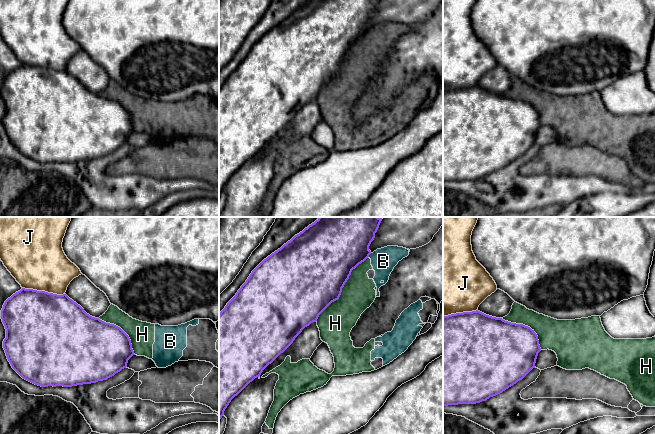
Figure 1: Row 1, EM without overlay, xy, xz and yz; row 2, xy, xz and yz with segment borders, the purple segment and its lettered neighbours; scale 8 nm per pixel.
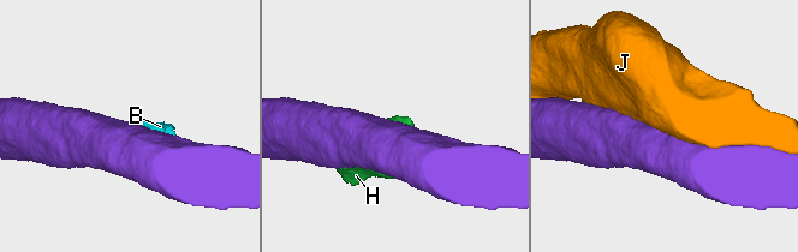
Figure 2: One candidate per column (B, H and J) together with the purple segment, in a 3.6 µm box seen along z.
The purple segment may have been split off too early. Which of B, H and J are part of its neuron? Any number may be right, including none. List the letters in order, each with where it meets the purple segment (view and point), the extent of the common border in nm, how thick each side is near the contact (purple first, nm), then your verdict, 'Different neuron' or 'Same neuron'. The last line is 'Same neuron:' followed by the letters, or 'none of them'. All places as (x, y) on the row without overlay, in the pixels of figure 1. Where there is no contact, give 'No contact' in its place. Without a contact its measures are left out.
B: Touches purple at xz (369, 30). Shared border 40 nm. Thickness 400 nm (purple) against 200 nm. Different neuron
H: Touches purple at xz (341, 65). Shared border 700 nm. Thickness 500 nm (purple) against 260 nm. Different neuron
J: Touches purple at xy (43, 67). Shared border 340 nm. Thickness 500 nm (purple) against 460 nm. Different neuron
Same neuron: none of them

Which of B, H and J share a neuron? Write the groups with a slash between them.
B H / J

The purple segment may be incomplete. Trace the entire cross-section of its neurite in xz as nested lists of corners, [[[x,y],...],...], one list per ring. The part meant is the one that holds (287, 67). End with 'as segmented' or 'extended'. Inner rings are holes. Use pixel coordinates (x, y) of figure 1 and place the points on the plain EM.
[[[311,0],[302,8],[295,11],[280,25],[264,35],[250,50],[246,58],[241,62],[236,71],[227,79],[219,89],[219,197],[224,187],[231,178],[250,158],[259,153],[263,146],[271,140],[281,129],[283,129],[311,99],[316,98],[319,91],[334,77],[338,76],[342,64],[349,55],[351,48],[359,40],[364,38],[371,27],[369,22],[375,14],[380,0]]] | as segmented

